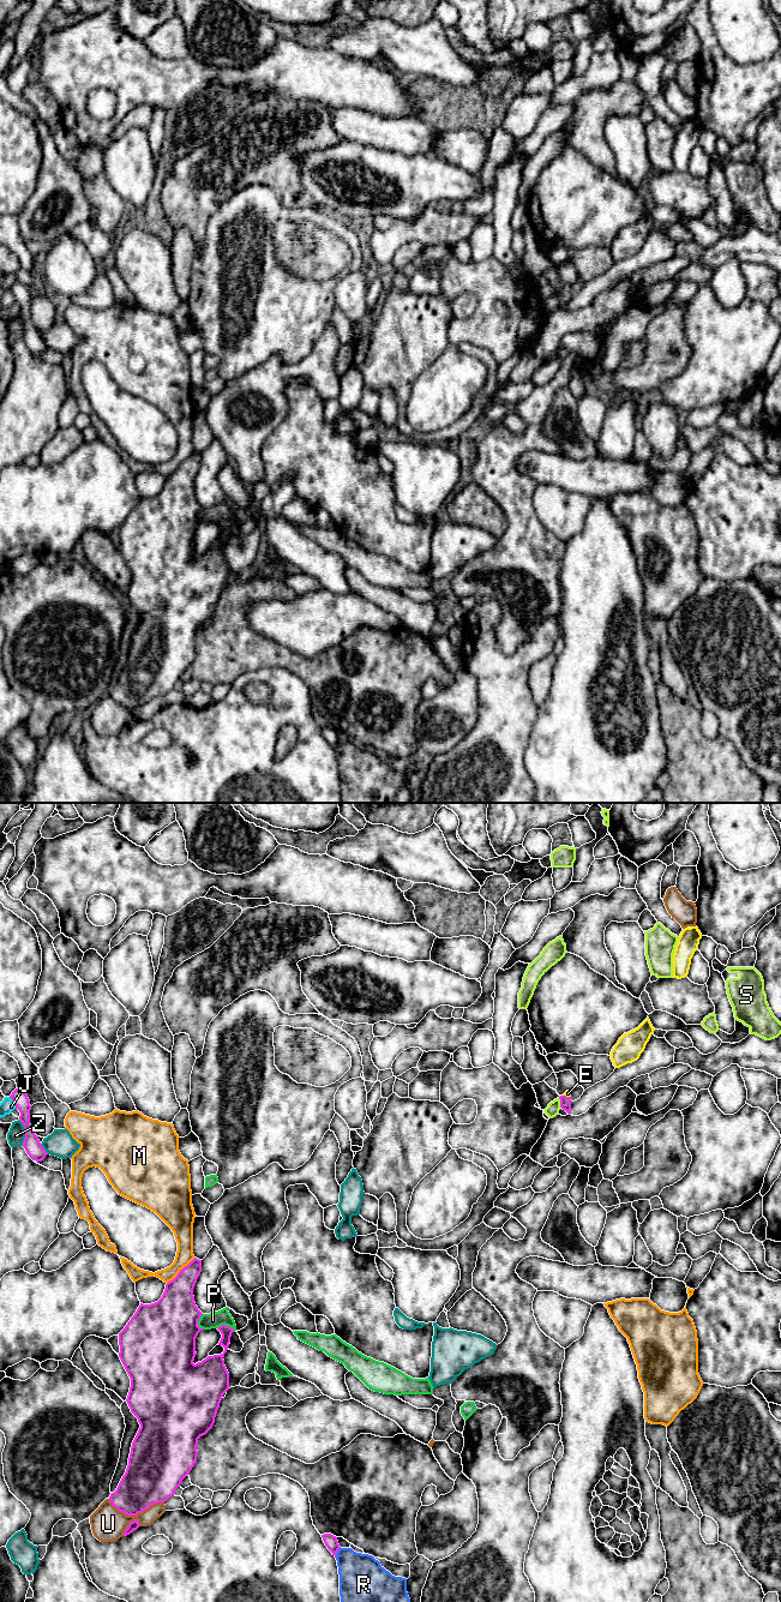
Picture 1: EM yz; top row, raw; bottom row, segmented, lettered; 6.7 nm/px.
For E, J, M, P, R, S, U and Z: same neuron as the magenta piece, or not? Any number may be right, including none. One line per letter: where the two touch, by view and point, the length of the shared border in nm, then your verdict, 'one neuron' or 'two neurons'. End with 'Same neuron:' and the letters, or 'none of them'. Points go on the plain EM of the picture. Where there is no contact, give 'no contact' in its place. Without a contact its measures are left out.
E: meets magenta in yz at (565, 289); contact 60 nm long; one neuron
J: meets magenta in yz at (13, 295); contact 90 nm long; two neurons
M: meets magenta in yz at (180, 464); contact 260 nm long; two neurons
P: meets magenta in yz at (224, 518); contact 130 nm long; two neurons
R: meets magenta in yz at (337, 744); contact 80 nm long; two neurons
S: meets magenta in yz at (560, 296); contact 70 nm long; two neurons
U: meets magenta in yz at (136, 708); contact 380 nm long; two neurons
Z: meets magenta in yz at (25, 326); contact 180 nm long; two neurons
Same neuron: E

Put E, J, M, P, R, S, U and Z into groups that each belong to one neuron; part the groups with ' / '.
E / J / M / P / R / S / U / Z

